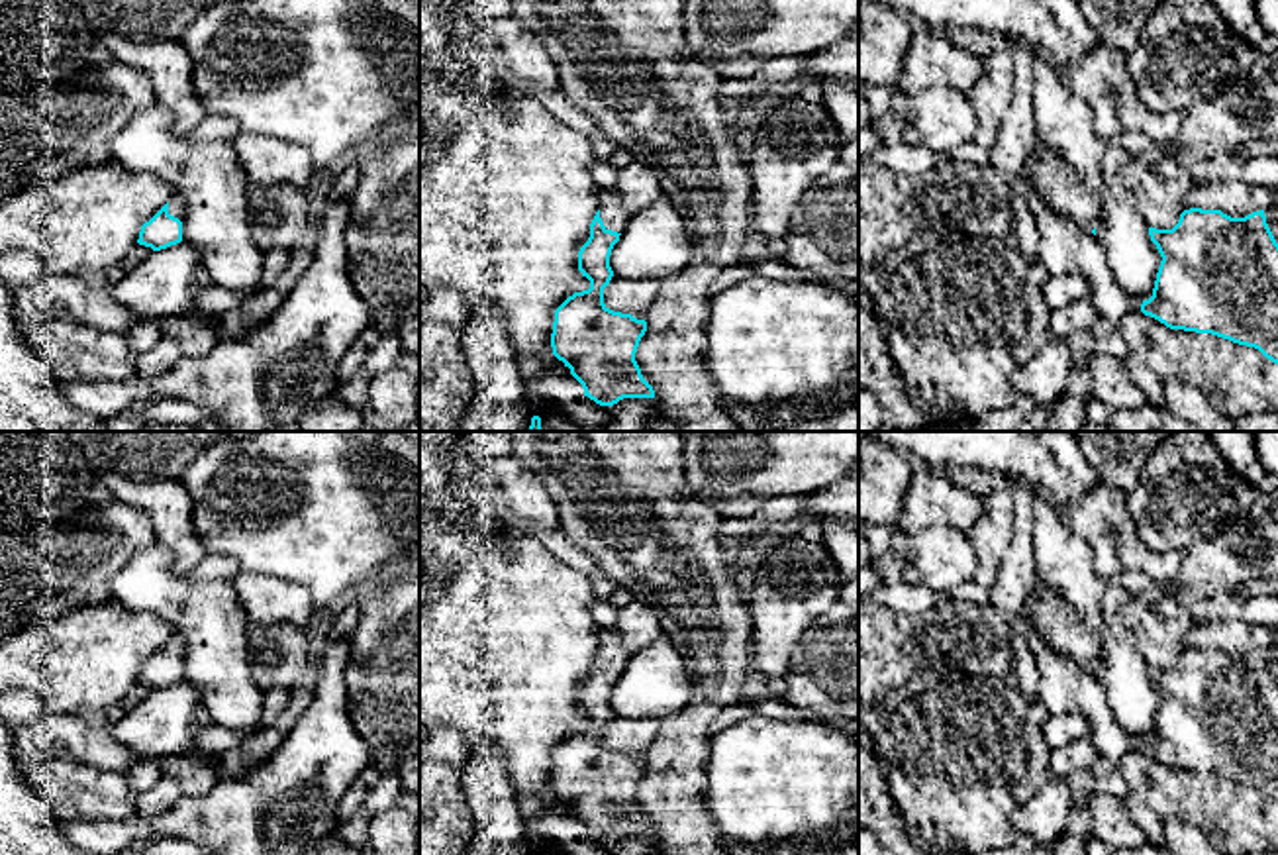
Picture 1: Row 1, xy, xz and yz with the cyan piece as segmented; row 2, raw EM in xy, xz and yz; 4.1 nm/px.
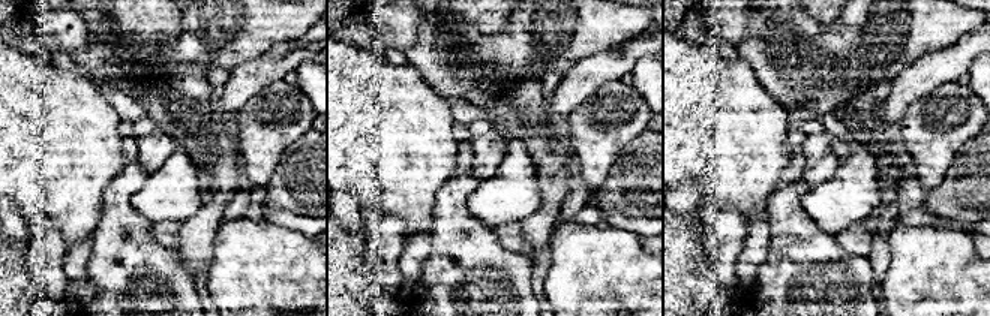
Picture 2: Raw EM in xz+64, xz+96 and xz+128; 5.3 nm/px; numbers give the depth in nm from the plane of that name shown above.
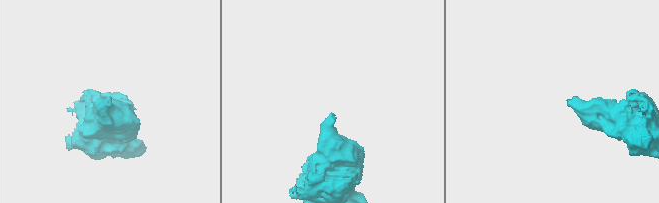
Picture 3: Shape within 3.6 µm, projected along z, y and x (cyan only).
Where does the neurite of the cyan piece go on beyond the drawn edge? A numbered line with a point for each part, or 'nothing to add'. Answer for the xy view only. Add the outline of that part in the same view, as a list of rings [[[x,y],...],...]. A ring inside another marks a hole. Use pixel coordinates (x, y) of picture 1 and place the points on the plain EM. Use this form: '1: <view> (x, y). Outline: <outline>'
1: xy (175, 644). Outline: [[[172,629],[172,635],[169,639],[169,653],[178,657],[182,661],[184,657],[184,639],[178,631]]]

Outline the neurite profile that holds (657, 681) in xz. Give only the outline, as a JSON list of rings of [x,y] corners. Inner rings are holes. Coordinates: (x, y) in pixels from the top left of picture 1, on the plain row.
[[[661,635],[629,657],[610,694],[610,706],[635,720],[664,720],[688,708],[692,655]]]

